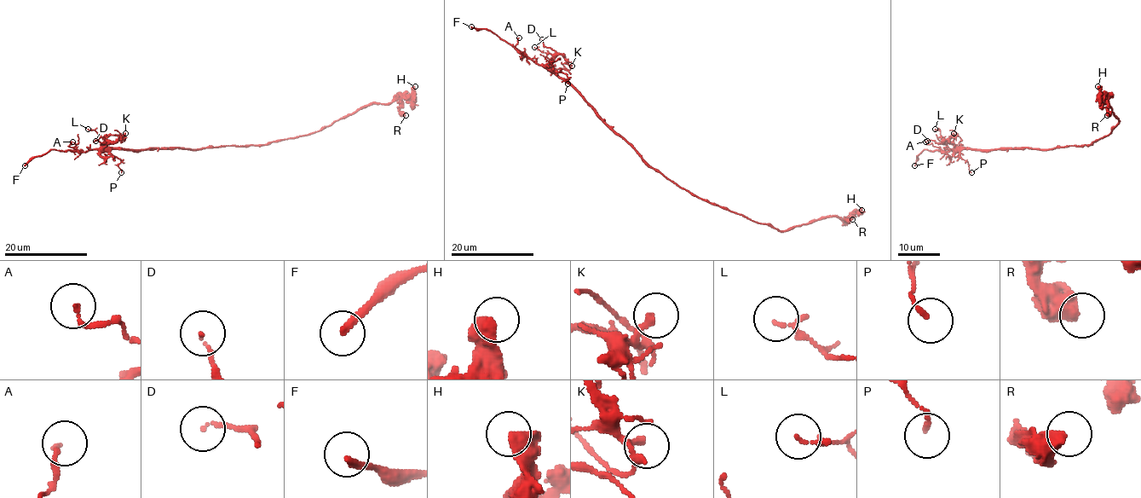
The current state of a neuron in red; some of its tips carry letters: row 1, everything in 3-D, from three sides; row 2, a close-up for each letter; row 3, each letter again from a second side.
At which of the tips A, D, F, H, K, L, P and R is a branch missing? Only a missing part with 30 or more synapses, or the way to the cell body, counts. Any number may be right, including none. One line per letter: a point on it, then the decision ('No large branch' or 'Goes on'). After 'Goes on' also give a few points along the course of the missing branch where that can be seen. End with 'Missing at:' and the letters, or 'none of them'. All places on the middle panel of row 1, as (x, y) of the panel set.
A: Place: (519, 37). No large branch
D: Place: (542, 39). No large branch
F: Place: (471, 26). Goes on
H: Place: (861, 210). No large branch
K: Place: (572, 66). No large branch
L: Place: (534, 47). No large branch
P: Place: (567, 83). No large branch
R: Place: (852, 219). No large branch
Missing at: F

